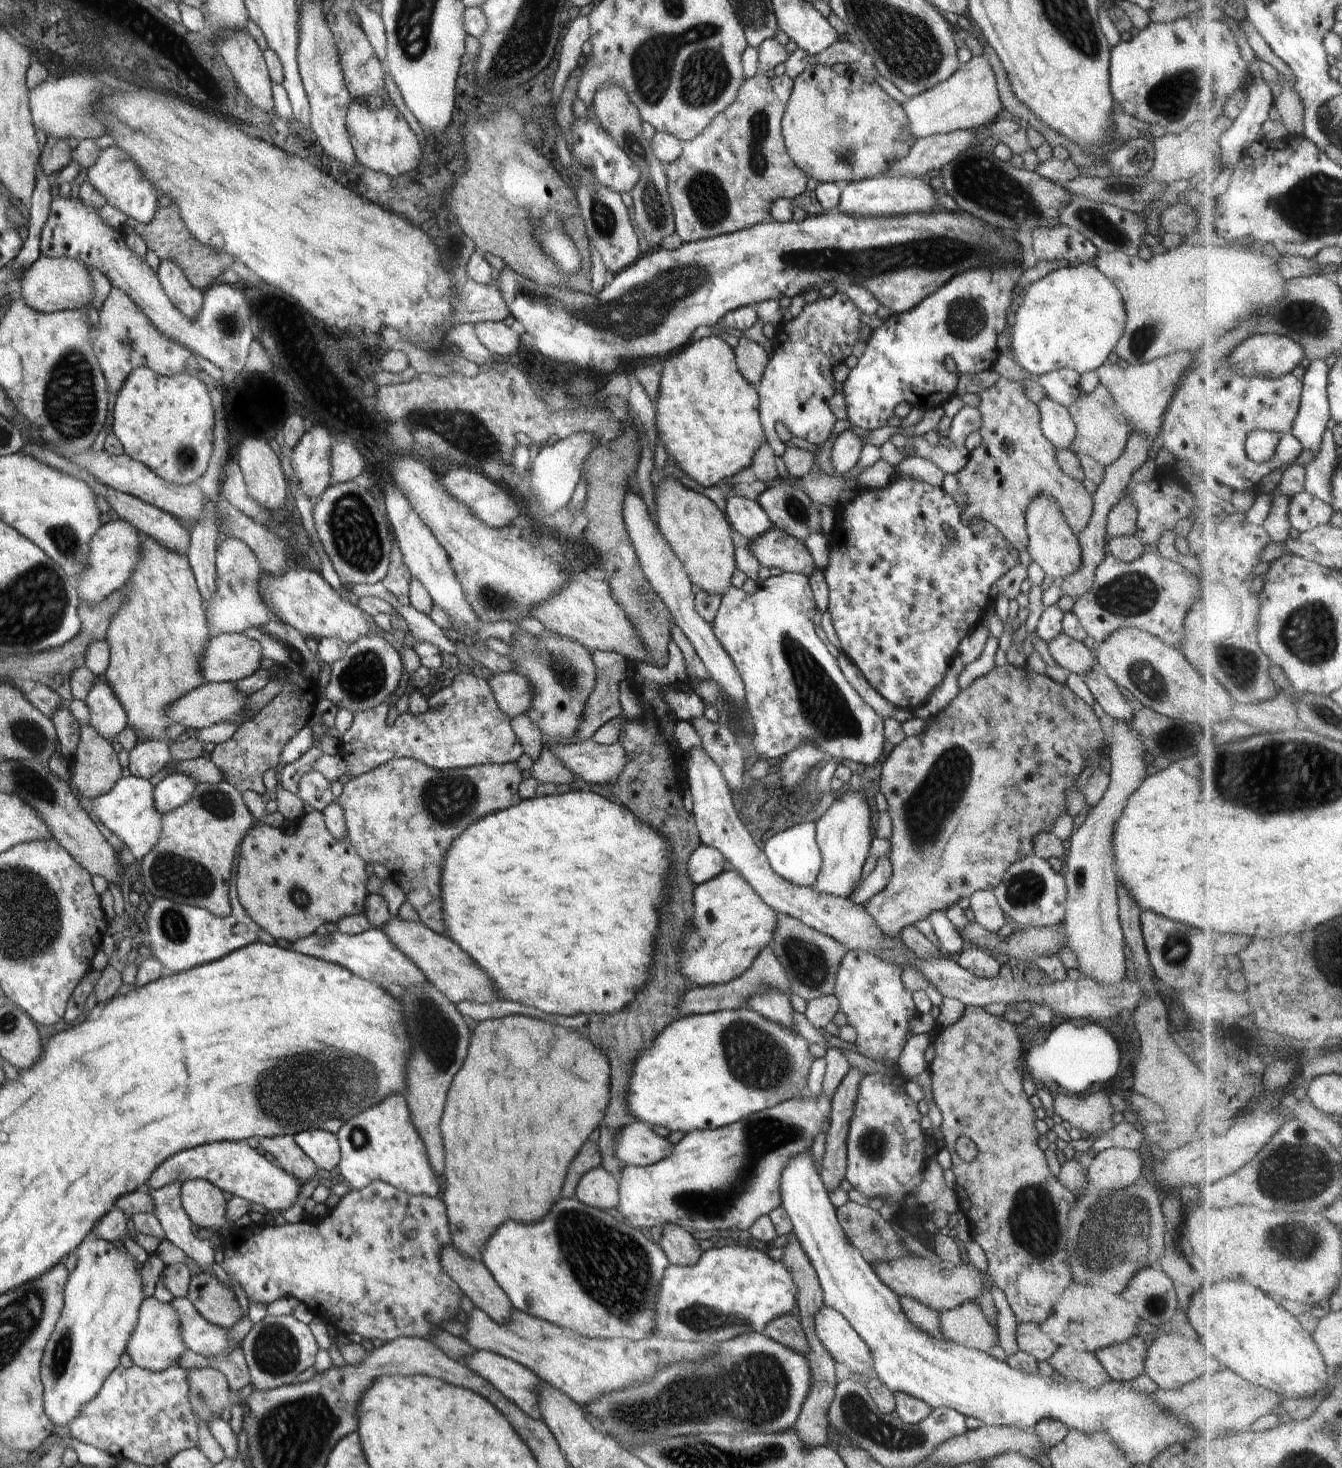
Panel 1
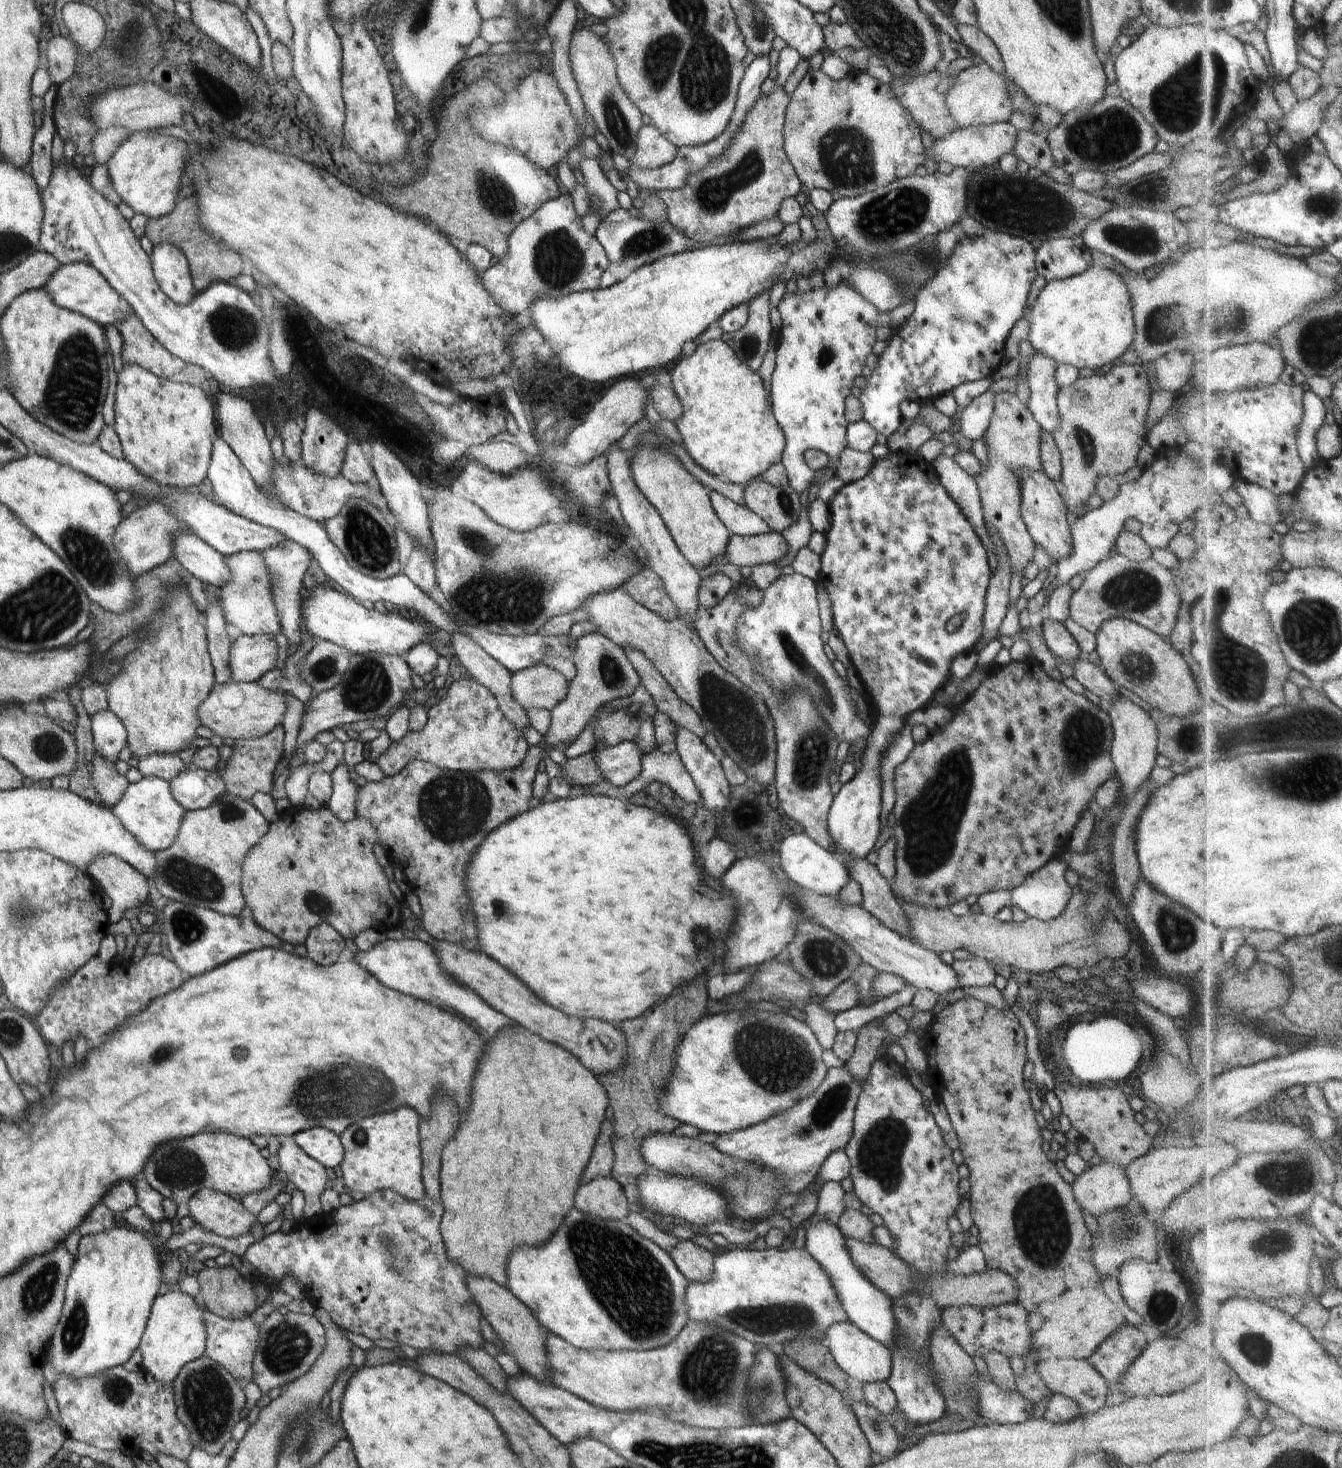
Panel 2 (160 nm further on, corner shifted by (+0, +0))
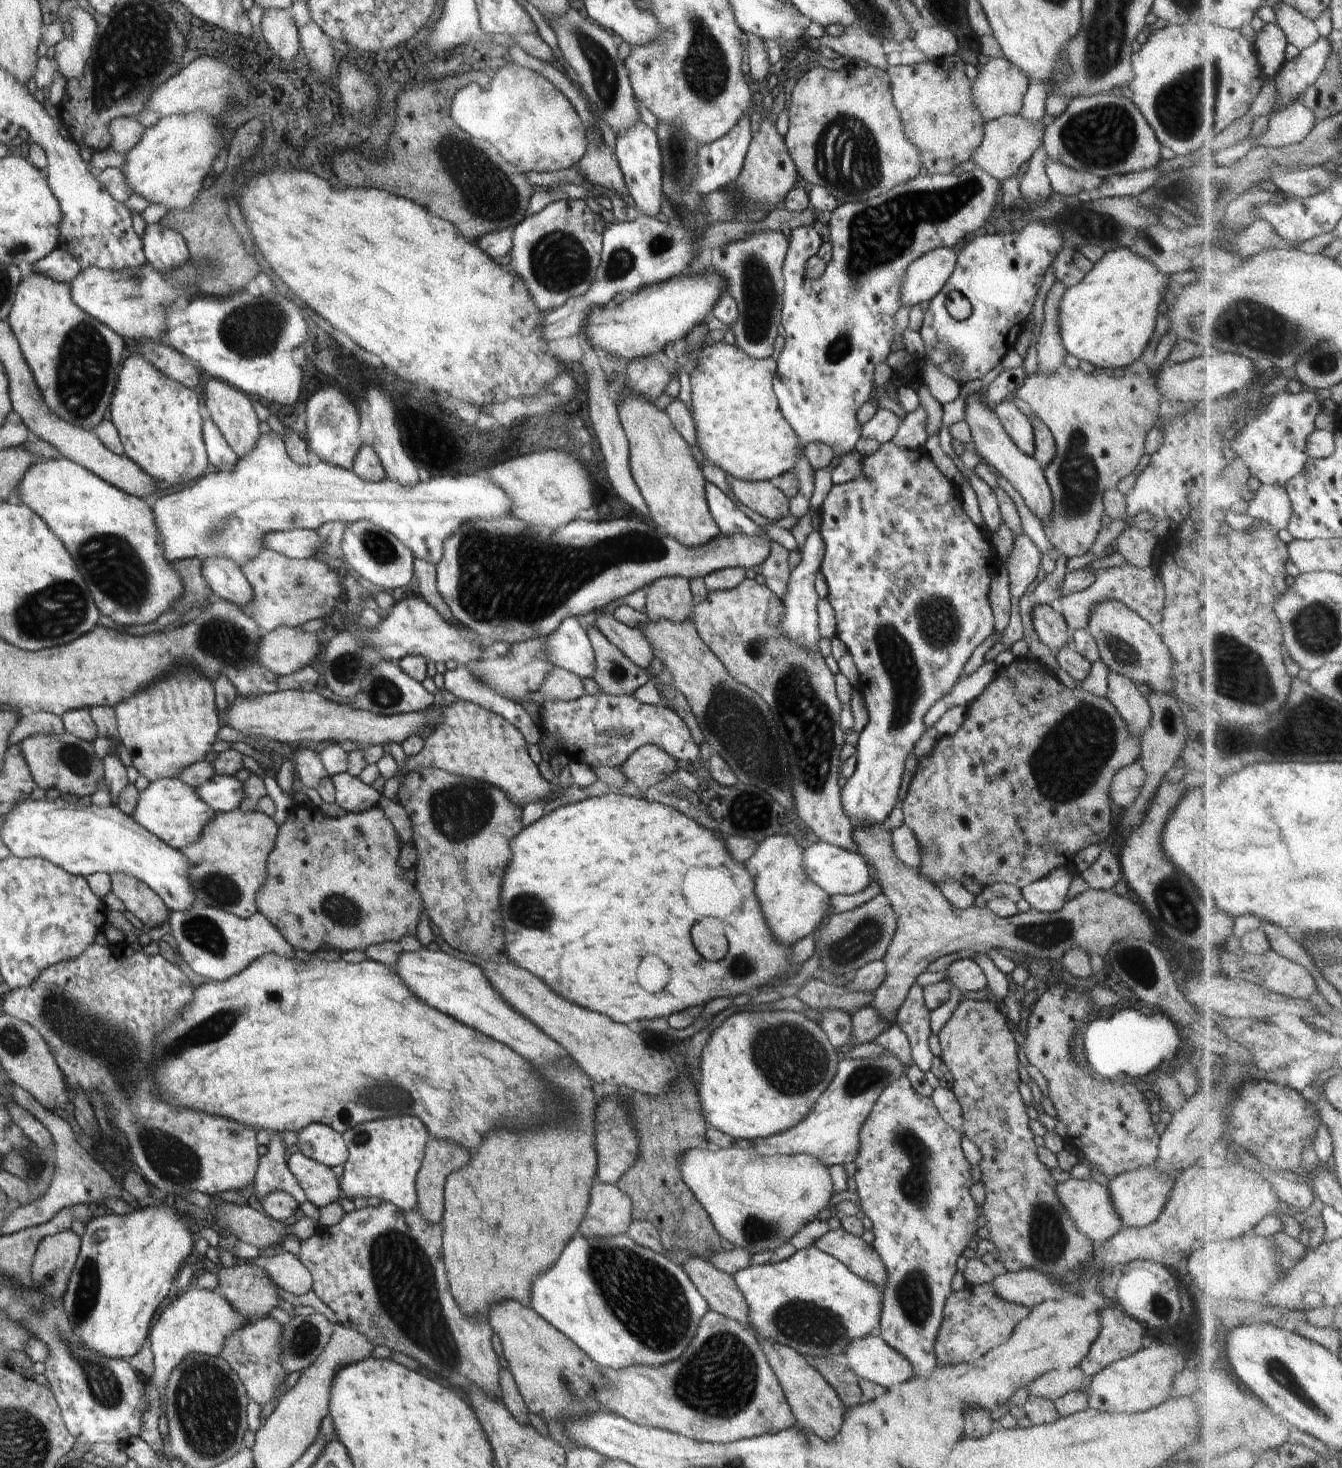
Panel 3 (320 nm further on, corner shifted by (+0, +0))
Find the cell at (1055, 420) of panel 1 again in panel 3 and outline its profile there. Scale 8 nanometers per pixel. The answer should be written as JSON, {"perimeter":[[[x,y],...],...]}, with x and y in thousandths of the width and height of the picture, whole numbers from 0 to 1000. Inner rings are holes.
{"perimeter":[[[786,191],[778,207],[778,219],[772,234],[773,251],[771,254],[786,254],[789,249],[794,247],[795,238],[791,232],[789,221],[790,206],[796,195]]]}

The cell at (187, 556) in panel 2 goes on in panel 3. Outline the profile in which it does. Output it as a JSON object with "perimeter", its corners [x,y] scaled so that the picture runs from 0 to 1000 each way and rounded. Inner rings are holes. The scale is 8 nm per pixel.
{"perimeter":[[[151,380],[150,391],[155,399],[165,408],[184,413],[189,409],[188,399],[176,383],[170,380]]]}

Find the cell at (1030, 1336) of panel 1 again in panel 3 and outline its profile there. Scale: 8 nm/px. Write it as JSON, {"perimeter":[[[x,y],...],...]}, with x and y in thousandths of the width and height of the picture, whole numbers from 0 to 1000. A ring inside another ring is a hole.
{"perimeter":[[[740,873],[721,875],[716,879],[709,879],[703,889],[703,899],[697,913],[697,923],[700,929],[710,930],[730,925],[737,920],[750,913],[757,903],[768,895],[768,892],[751,887],[743,882]]]}

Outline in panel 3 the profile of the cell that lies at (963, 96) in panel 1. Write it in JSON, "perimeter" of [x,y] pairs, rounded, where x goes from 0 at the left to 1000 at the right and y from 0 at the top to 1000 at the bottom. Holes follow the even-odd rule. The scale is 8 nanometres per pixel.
{"perimeter":[[[741,39],[730,49],[729,54],[724,57],[725,69],[733,82],[741,82],[748,78],[760,78],[762,69],[766,61],[766,53],[758,45],[750,39]]]}

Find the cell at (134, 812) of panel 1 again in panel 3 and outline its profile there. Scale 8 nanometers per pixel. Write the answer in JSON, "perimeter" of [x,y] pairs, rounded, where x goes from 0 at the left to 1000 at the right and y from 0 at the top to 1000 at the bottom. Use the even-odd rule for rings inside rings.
{"perimeter":[[[121,530],[113,533],[107,540],[104,540],[98,557],[110,567],[119,571],[125,576],[135,580],[145,574],[156,560],[160,557],[160,552],[155,547],[147,543],[147,538],[131,530]]]}

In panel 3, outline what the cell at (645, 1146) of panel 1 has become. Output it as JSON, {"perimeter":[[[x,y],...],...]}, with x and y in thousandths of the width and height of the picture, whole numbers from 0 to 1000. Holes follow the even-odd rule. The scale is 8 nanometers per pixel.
{"perimeter":[[[550,781],[514,783],[507,789],[506,798],[511,808],[528,826],[537,843],[541,843],[542,846],[559,853],[560,855],[577,851],[586,847],[599,834],[604,834],[608,827],[617,822],[621,814],[618,795],[603,786],[586,788],[566,787]]]}

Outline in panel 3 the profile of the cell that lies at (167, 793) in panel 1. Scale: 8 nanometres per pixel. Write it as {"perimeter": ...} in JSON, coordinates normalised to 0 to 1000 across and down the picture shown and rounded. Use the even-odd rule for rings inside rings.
{"perimeter":[[[159,528],[154,533],[148,535],[147,543],[164,554],[171,554],[178,550],[183,541],[181,533],[176,529]]]}

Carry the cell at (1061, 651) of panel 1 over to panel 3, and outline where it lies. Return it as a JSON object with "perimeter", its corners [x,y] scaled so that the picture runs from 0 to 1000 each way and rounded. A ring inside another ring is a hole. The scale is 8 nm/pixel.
{"perimeter":[[[772,411],[768,416],[769,425],[774,435],[785,444],[796,439],[796,426],[782,412]]]}

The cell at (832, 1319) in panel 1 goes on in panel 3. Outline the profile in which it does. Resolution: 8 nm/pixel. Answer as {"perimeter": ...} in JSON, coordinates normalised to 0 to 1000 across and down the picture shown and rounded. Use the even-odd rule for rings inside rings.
{"perimeter":[[[647,909],[642,912],[635,912],[630,921],[633,931],[642,939],[657,943],[660,946],[671,943],[680,939],[682,935],[677,926],[671,922],[665,917],[657,913],[654,909]]]}

